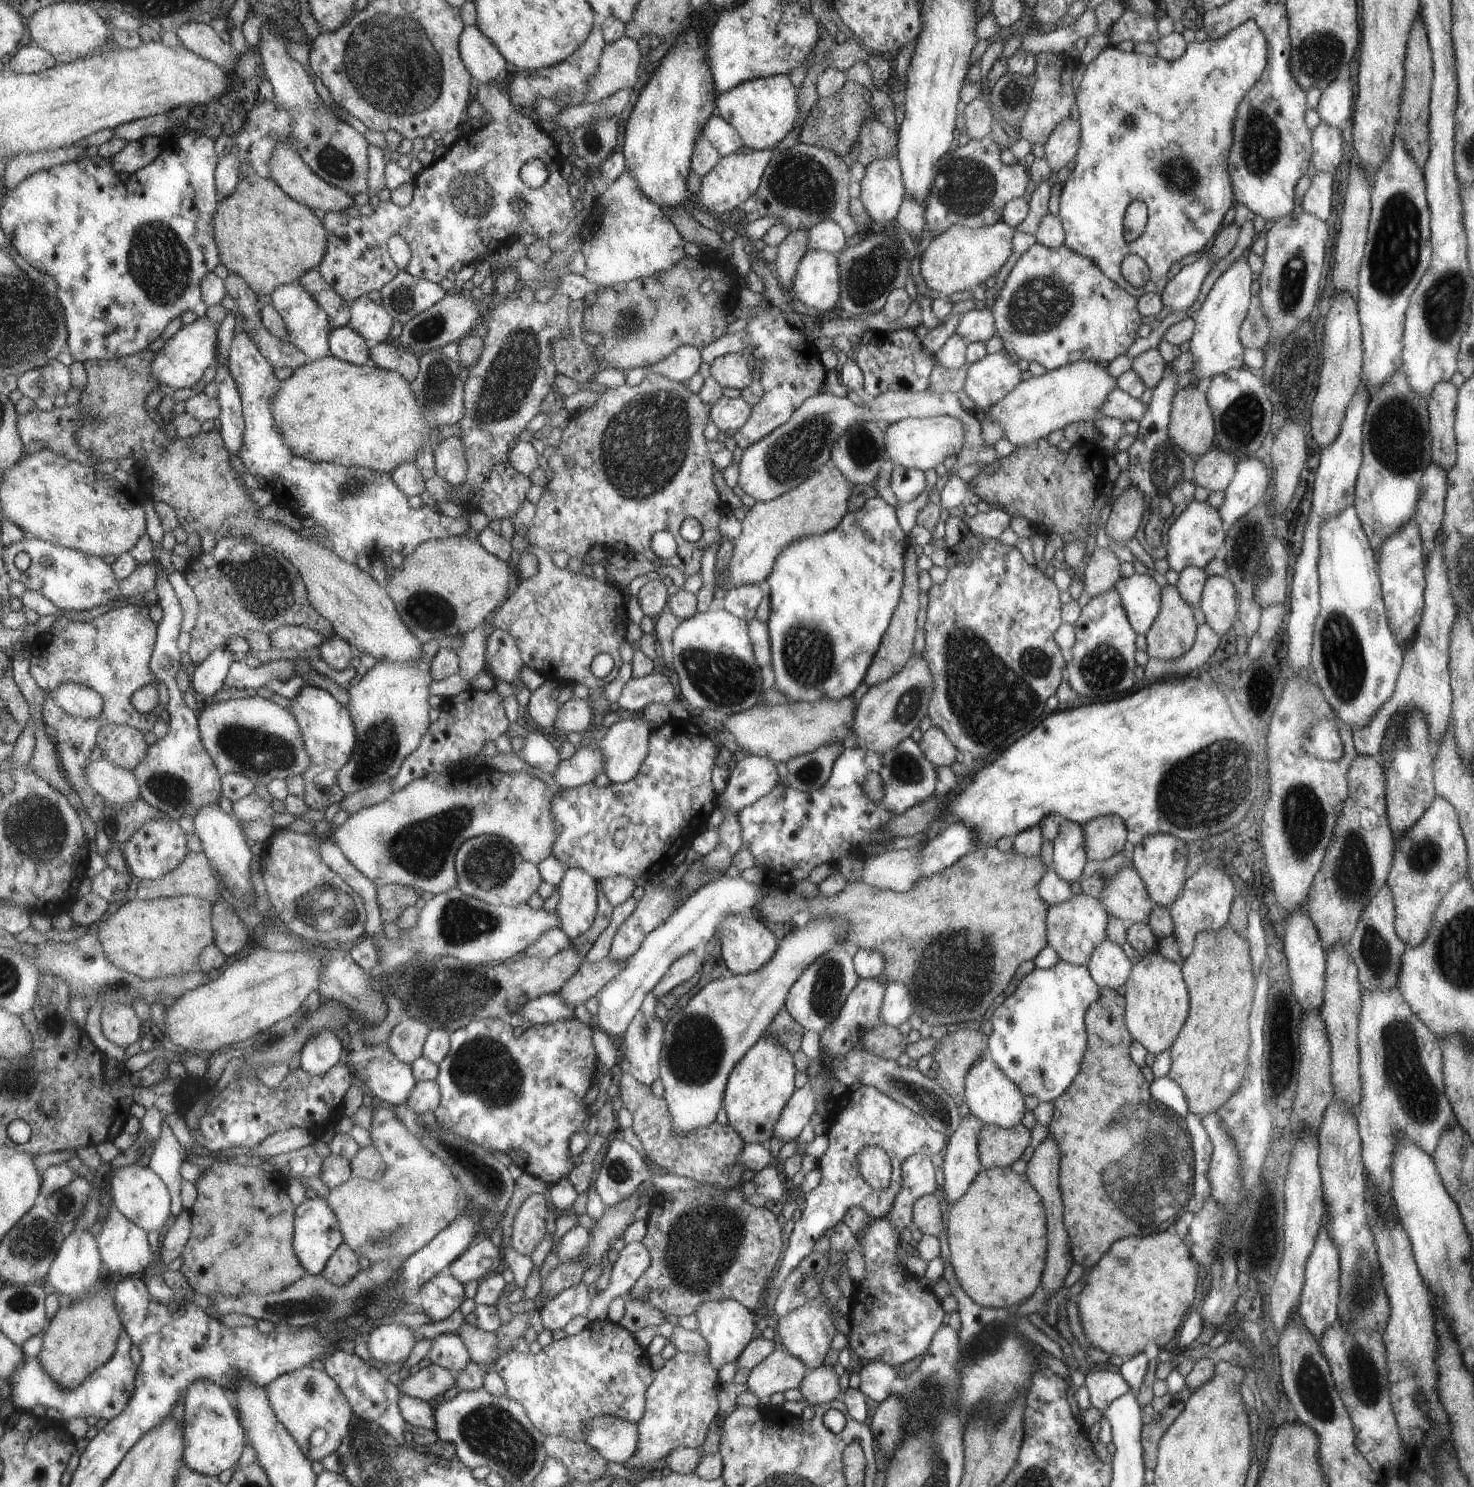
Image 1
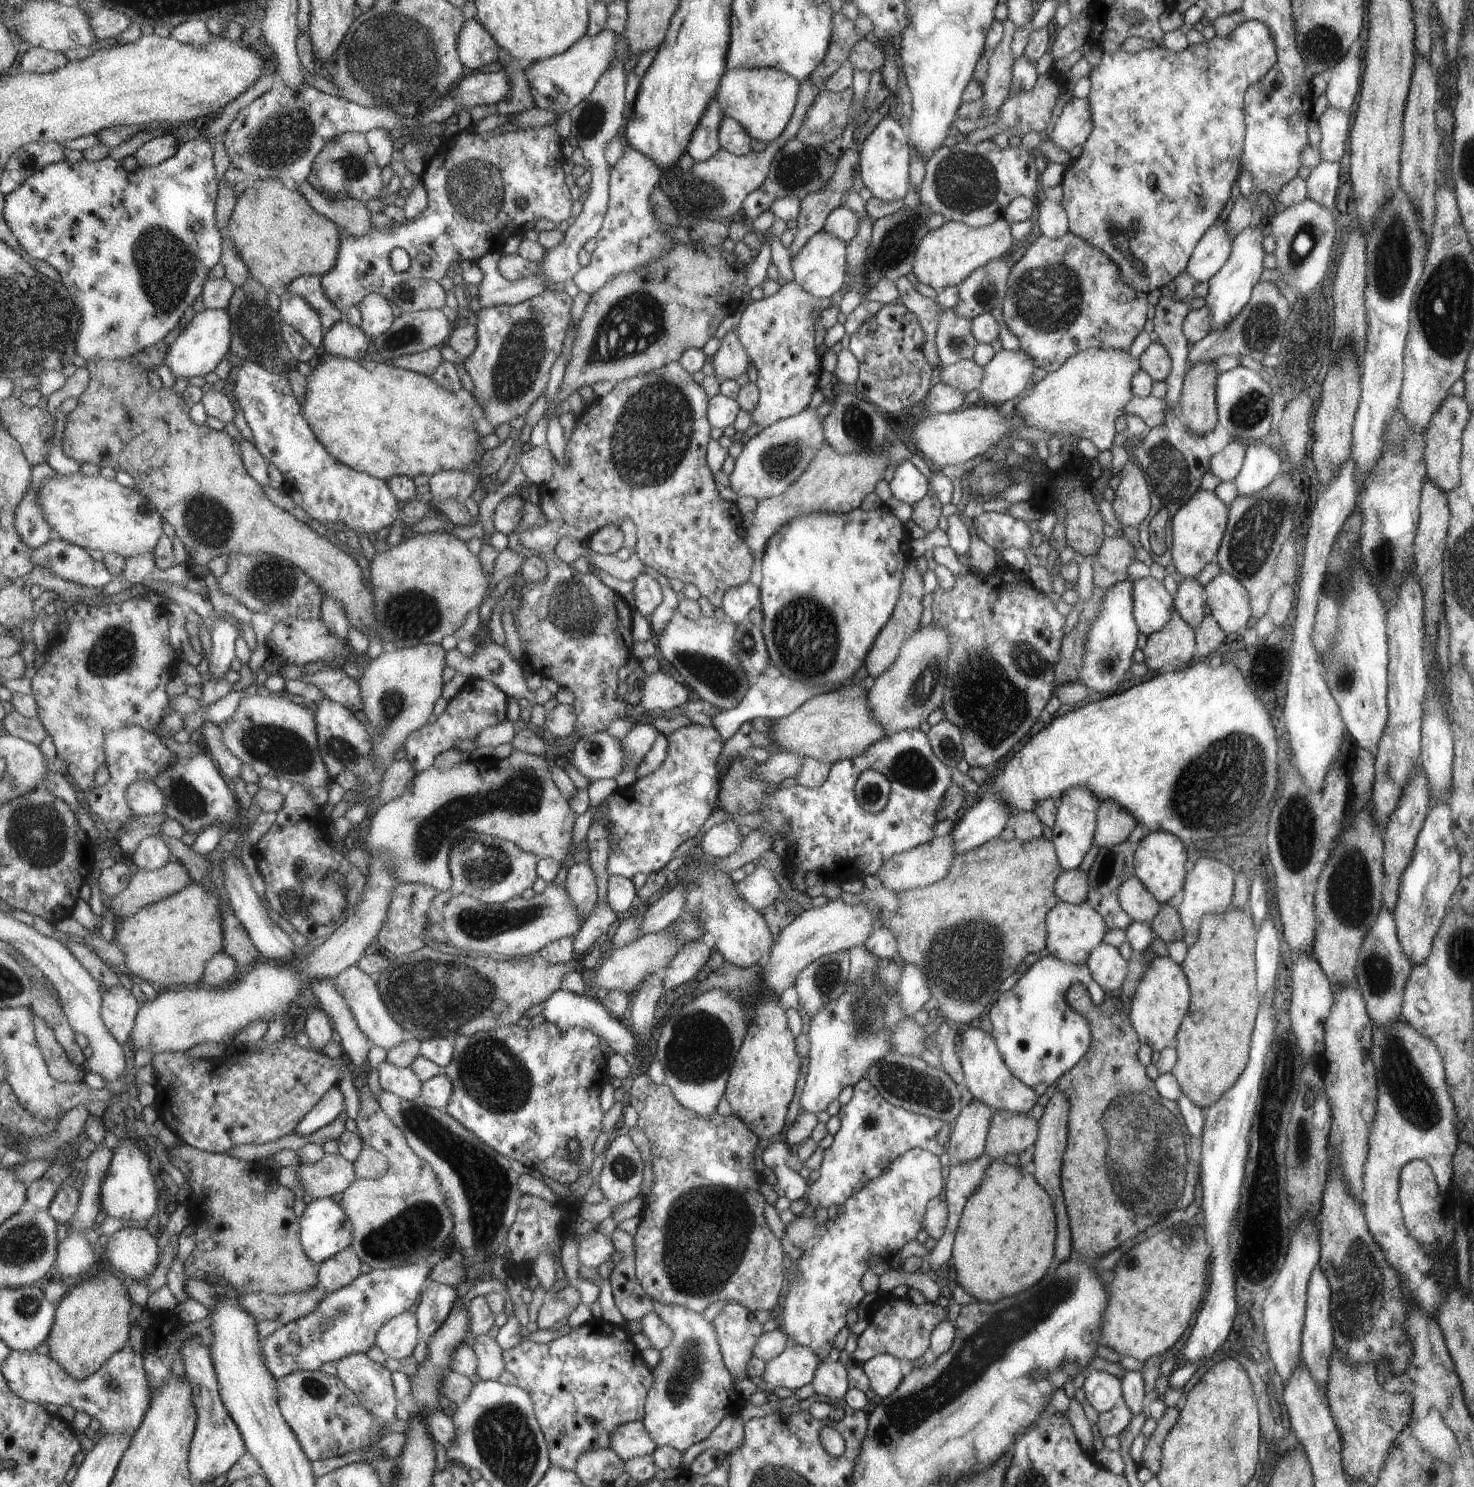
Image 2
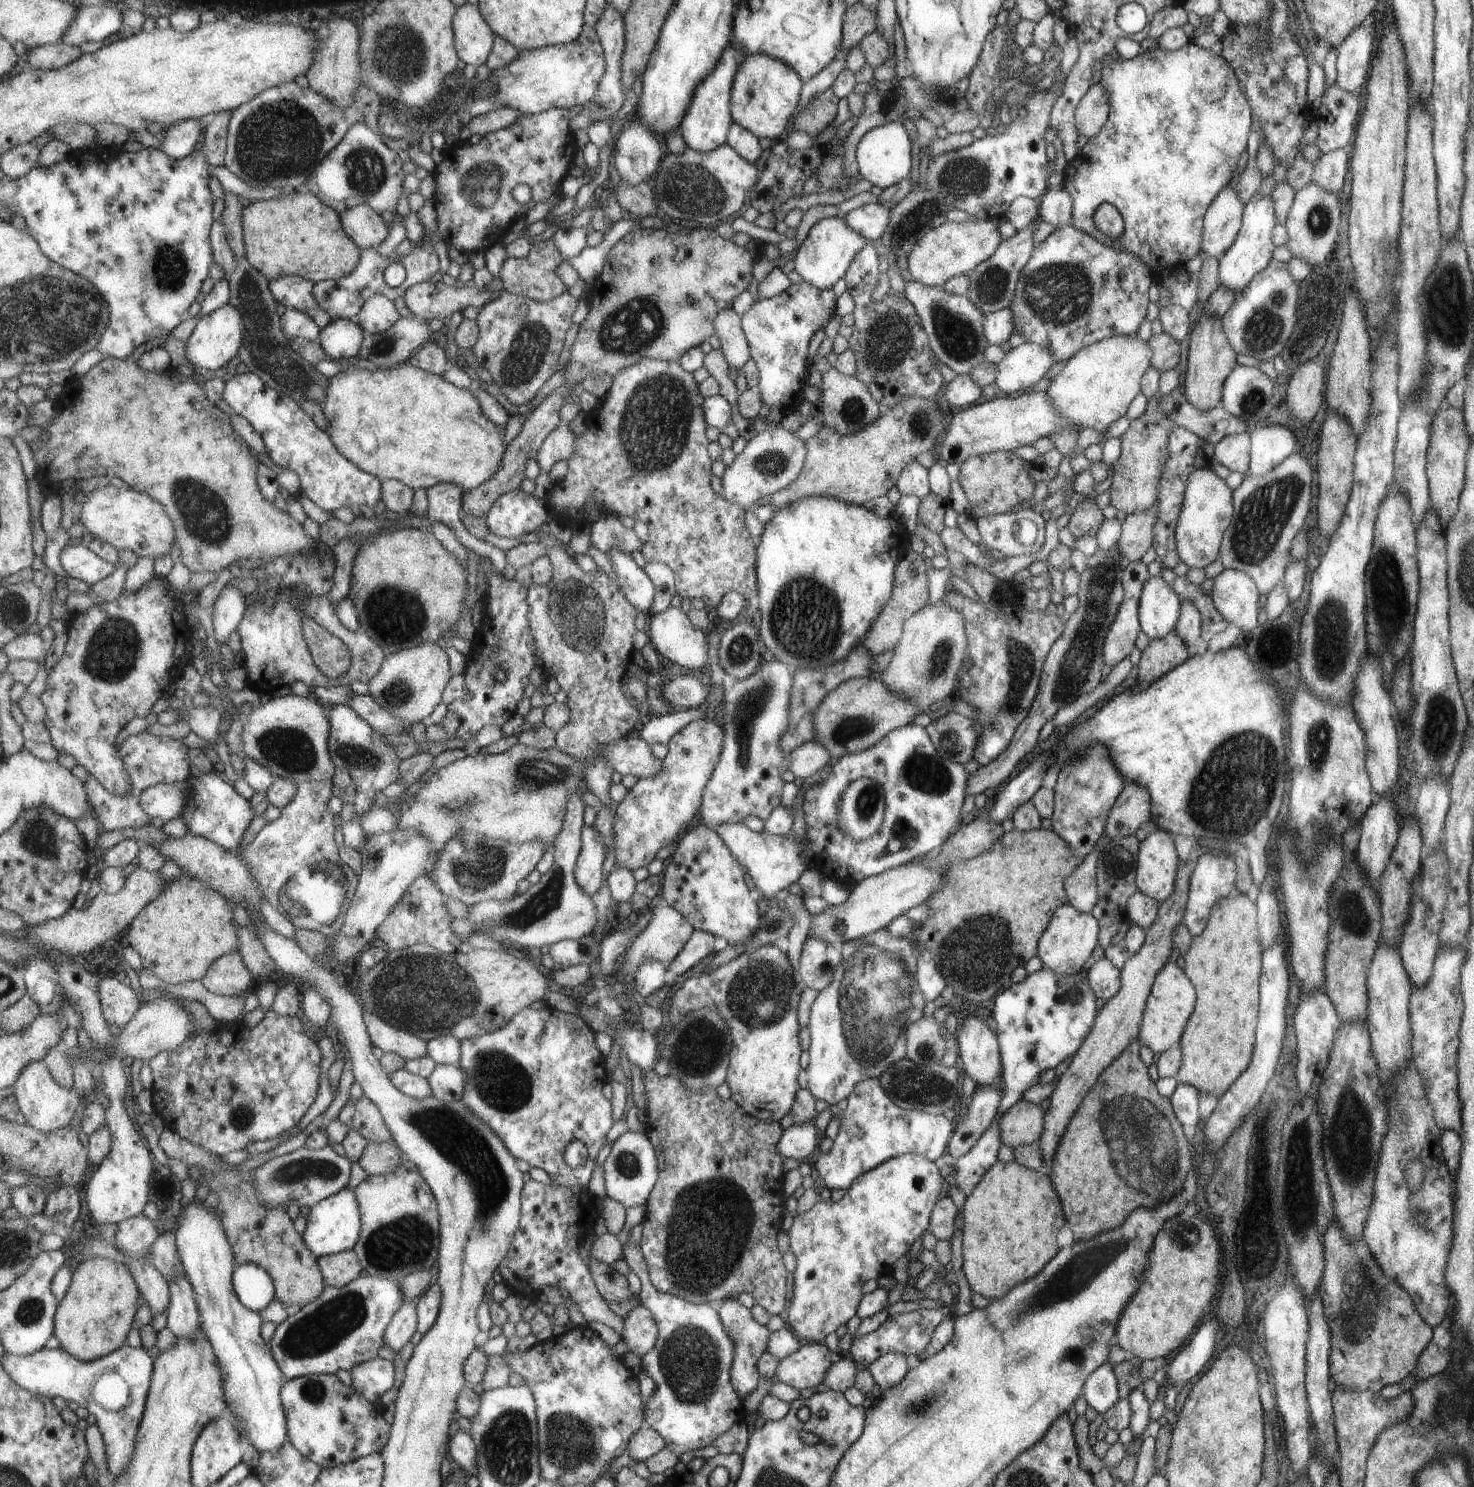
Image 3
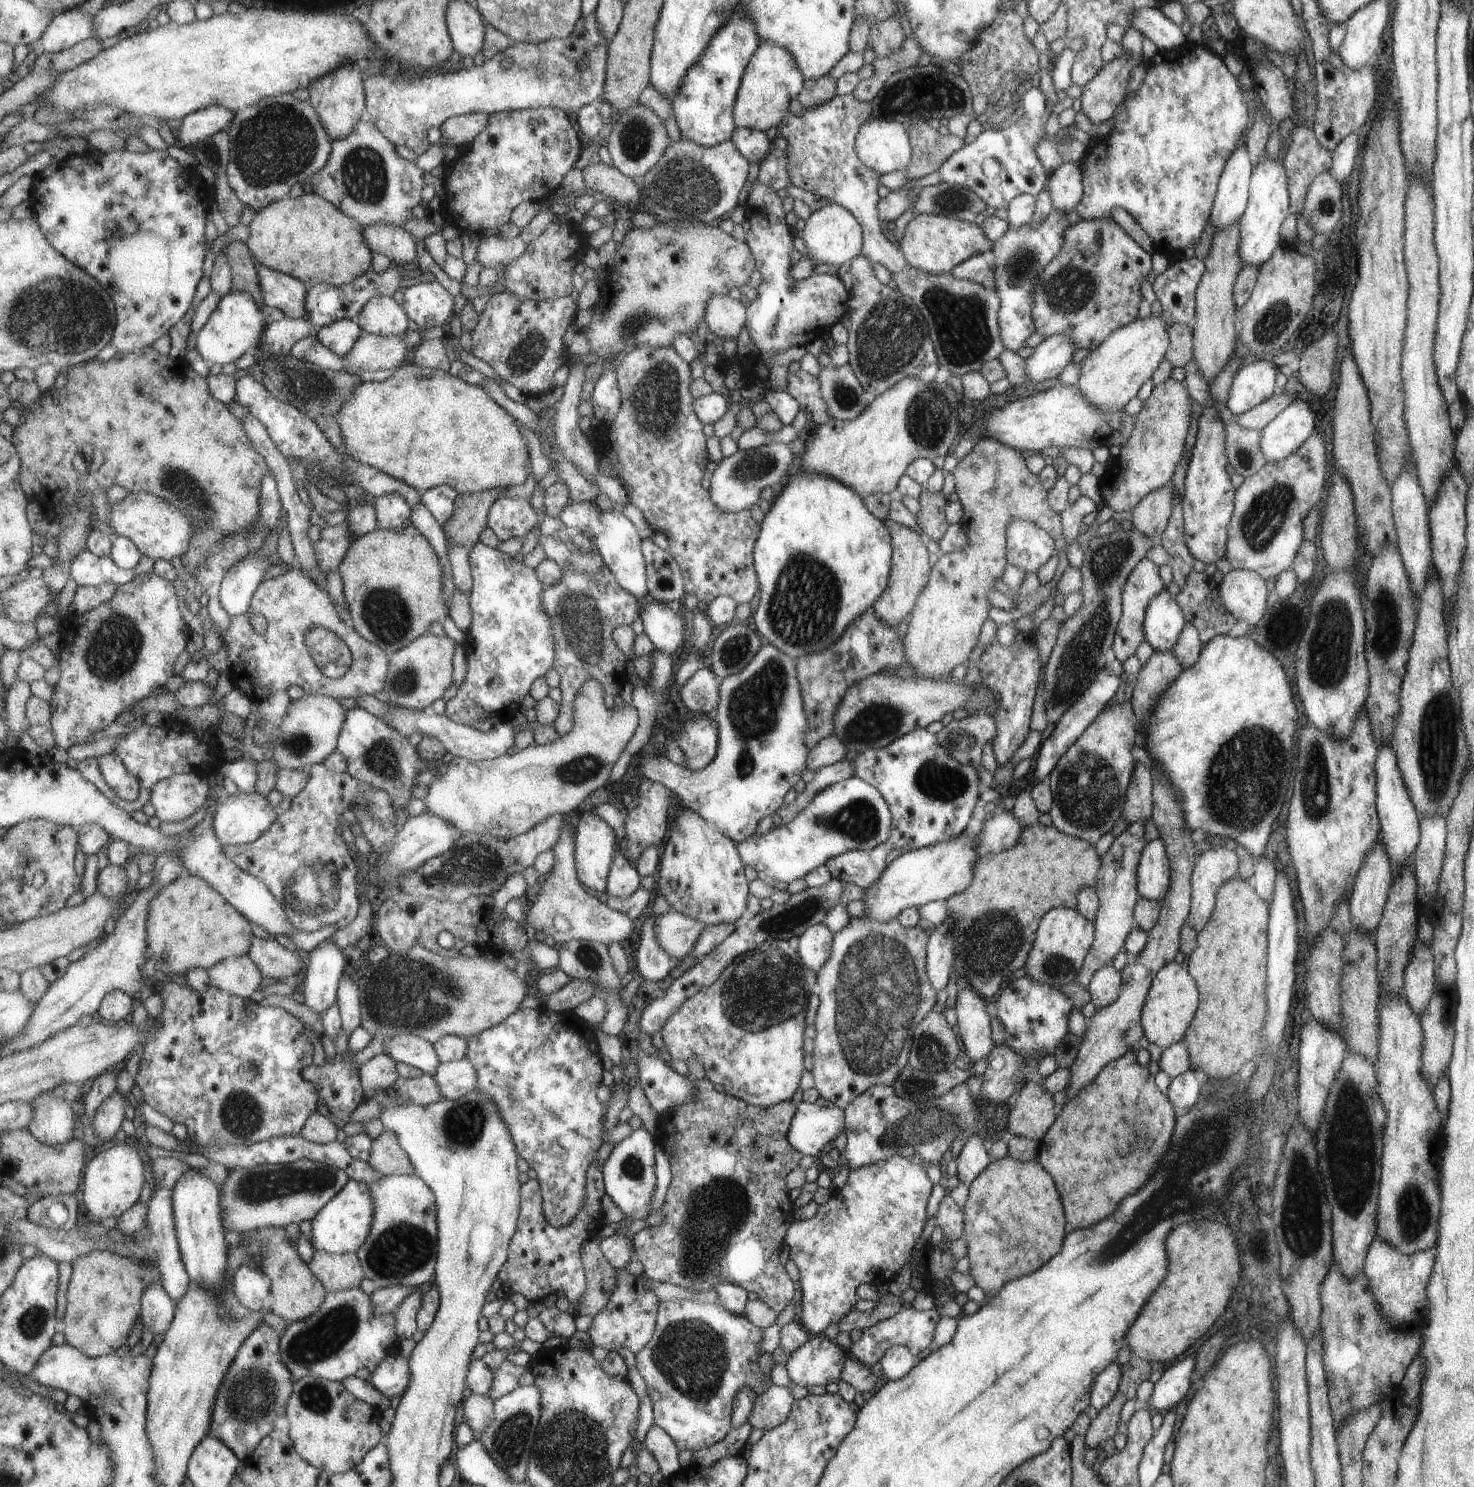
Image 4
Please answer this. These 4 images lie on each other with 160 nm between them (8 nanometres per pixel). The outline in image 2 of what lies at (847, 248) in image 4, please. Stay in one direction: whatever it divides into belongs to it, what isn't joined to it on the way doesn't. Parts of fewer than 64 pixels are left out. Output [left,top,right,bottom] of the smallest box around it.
[790,229,846,299]

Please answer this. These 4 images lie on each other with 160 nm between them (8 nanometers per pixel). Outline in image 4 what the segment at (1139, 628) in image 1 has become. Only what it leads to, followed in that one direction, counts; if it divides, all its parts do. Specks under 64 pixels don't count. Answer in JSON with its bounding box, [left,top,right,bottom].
[1144,592,1184,651]

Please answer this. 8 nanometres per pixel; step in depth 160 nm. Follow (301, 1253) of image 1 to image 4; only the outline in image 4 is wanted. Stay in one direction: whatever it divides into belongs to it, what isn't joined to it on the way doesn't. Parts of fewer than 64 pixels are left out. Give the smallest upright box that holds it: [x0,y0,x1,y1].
[311,1179,374,1254]

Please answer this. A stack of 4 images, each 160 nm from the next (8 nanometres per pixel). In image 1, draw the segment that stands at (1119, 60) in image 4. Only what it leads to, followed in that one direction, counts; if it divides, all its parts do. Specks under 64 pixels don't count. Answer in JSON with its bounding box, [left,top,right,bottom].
[1042,113,1080,177]

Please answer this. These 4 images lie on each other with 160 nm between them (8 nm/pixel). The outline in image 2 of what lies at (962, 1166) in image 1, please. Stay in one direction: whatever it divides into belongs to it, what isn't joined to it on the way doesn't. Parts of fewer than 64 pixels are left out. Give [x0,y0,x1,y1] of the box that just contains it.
[946,1099,993,1164]

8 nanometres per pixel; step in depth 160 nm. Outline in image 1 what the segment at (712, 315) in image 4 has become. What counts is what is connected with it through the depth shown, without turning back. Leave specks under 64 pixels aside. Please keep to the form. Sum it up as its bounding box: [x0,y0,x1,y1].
[710,353,752,389]

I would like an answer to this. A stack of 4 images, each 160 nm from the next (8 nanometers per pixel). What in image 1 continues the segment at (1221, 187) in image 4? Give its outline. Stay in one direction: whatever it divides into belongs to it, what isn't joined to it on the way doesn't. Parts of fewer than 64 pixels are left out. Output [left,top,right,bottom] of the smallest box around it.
[1160,249,1215,312]

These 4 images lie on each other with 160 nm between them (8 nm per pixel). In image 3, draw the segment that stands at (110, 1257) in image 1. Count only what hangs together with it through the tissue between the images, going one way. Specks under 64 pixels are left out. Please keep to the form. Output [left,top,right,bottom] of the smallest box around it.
[114,1214,170,1314]

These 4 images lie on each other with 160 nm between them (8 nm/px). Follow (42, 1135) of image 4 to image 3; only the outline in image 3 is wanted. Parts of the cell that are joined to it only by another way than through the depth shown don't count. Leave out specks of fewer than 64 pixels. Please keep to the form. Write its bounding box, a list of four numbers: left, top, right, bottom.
[13,1062,81,1133]

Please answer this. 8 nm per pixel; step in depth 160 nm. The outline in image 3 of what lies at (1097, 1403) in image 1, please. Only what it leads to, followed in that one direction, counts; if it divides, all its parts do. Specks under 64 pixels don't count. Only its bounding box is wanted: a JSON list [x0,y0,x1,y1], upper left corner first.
[1083,1361,1118,1414]

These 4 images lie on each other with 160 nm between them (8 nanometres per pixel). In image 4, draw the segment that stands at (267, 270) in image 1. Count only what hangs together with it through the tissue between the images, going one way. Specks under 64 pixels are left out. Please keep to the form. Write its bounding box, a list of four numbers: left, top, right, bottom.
[246,190,373,290]

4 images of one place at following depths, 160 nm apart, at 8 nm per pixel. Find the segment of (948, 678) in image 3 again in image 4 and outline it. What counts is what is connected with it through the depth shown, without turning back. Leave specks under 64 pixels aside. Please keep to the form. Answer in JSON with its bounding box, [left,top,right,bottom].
[902,437,1061,679]

